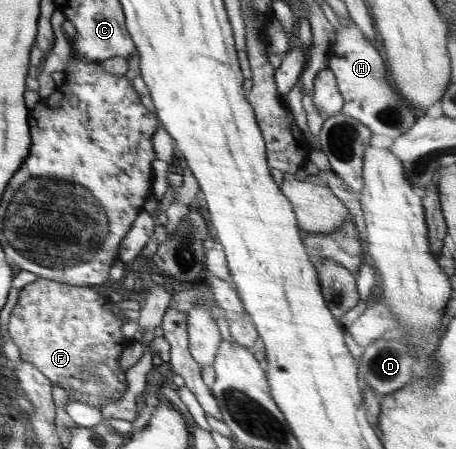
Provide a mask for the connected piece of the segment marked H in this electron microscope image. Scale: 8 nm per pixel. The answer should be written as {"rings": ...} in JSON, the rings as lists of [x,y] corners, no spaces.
{"rings":[[[338,18],[336,42],[332,45],[332,57],[328,61],[337,81],[344,105],[339,113],[350,115],[372,130],[393,140],[408,132],[418,118],[417,112],[404,99],[392,91],[386,77],[387,68],[380,56],[378,45],[372,44],[352,18]]]}

